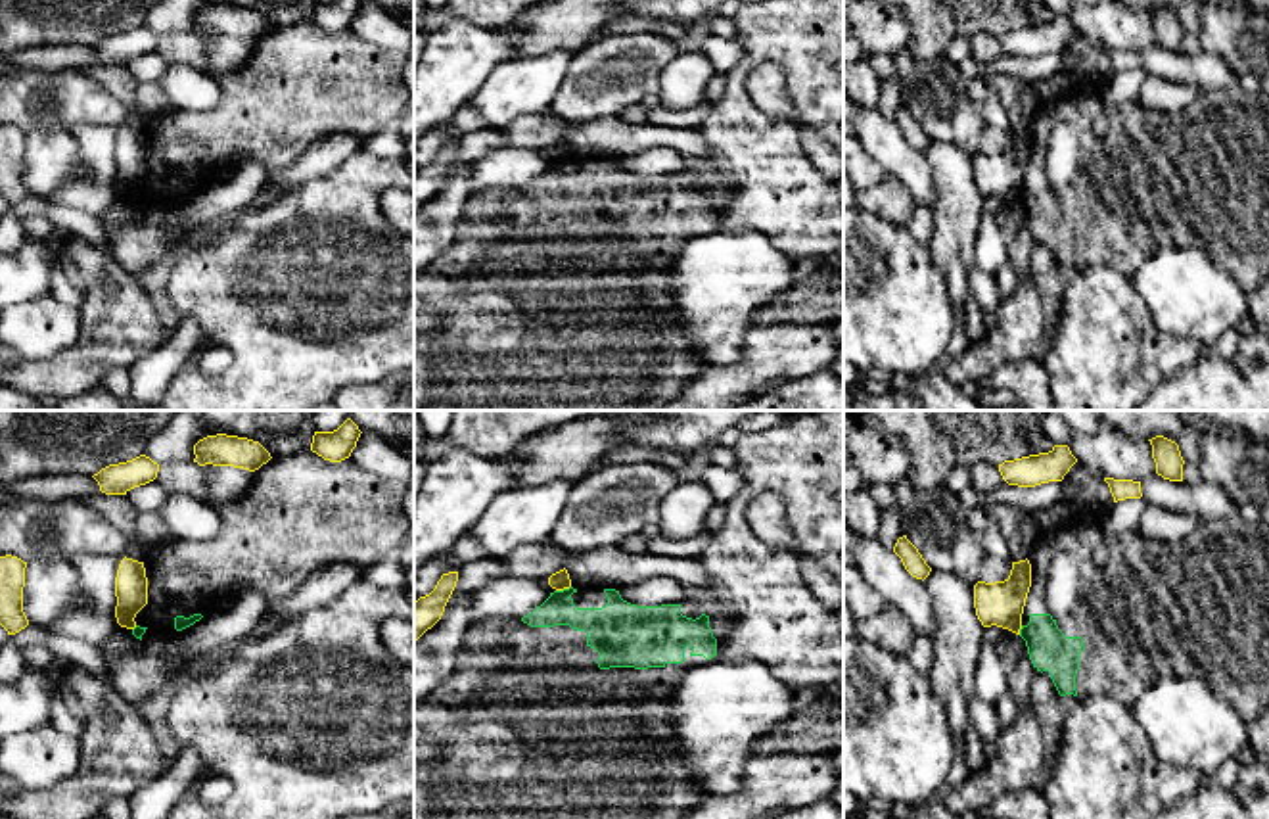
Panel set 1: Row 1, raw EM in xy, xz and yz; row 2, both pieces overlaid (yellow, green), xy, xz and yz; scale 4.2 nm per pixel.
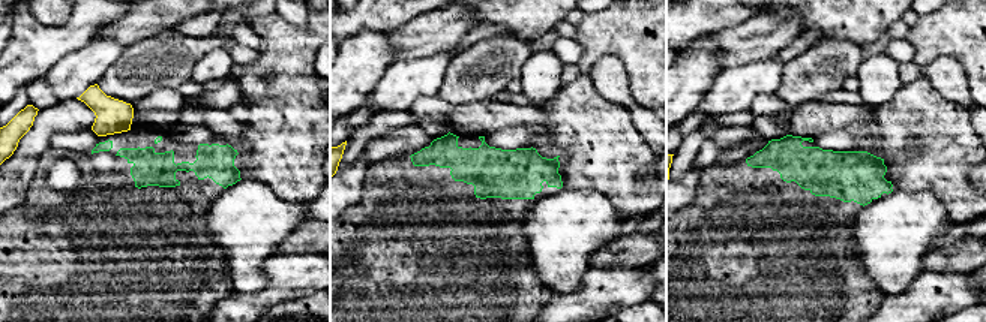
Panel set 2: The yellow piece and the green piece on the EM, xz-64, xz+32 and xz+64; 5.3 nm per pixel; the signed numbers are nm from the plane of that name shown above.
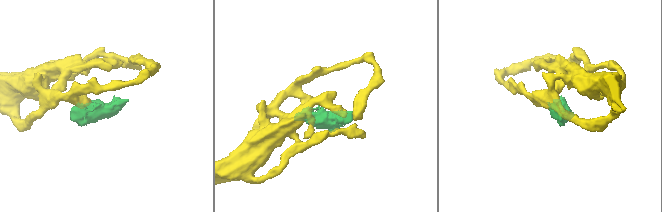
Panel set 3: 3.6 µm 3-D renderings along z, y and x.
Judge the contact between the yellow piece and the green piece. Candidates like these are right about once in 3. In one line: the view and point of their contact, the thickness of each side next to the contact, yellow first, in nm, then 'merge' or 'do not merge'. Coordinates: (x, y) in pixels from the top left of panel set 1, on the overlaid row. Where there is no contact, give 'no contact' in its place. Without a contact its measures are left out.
xz (562, 589) | 80/190 nm | do not merge

